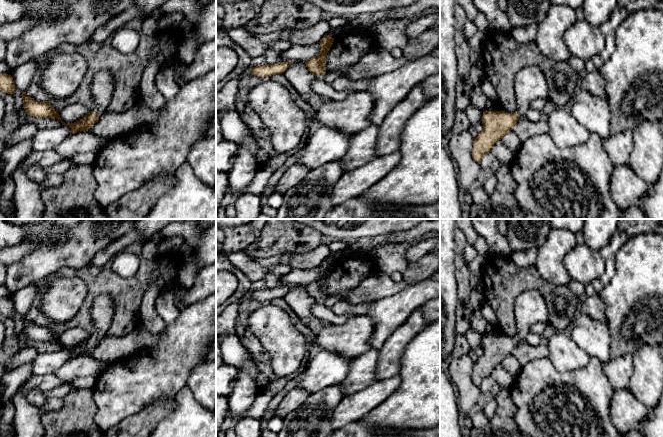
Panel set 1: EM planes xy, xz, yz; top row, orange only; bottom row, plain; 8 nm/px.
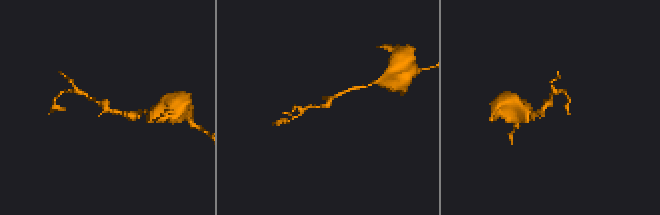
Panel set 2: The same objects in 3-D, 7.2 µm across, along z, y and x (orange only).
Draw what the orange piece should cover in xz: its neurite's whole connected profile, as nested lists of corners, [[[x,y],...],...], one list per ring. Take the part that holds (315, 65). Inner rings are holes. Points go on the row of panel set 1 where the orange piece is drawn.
[[[324,36],[319,44],[320,44],[320,52],[315,57],[308,59],[305,61],[305,65],[308,70],[318,79],[324,81],[326,76],[326,69],[324,67],[326,63],[326,56],[328,51],[330,50],[332,44],[334,42],[334,38],[330,36]]]

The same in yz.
[[[537,66],[521,69],[515,77],[514,88],[518,105],[515,112],[483,111],[483,131],[473,140],[472,158],[475,162],[479,163],[484,155],[491,152],[495,142],[512,130],[535,100],[548,98],[549,87],[545,75]]]

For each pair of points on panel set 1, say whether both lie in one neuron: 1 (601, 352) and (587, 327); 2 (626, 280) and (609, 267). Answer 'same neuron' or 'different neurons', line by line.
1: same neuron
2: different neurons

